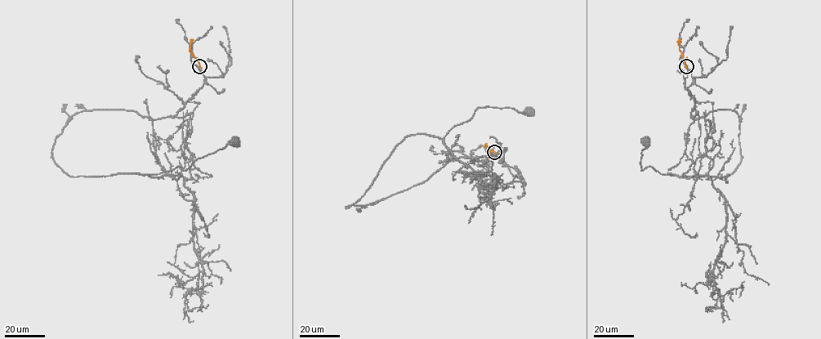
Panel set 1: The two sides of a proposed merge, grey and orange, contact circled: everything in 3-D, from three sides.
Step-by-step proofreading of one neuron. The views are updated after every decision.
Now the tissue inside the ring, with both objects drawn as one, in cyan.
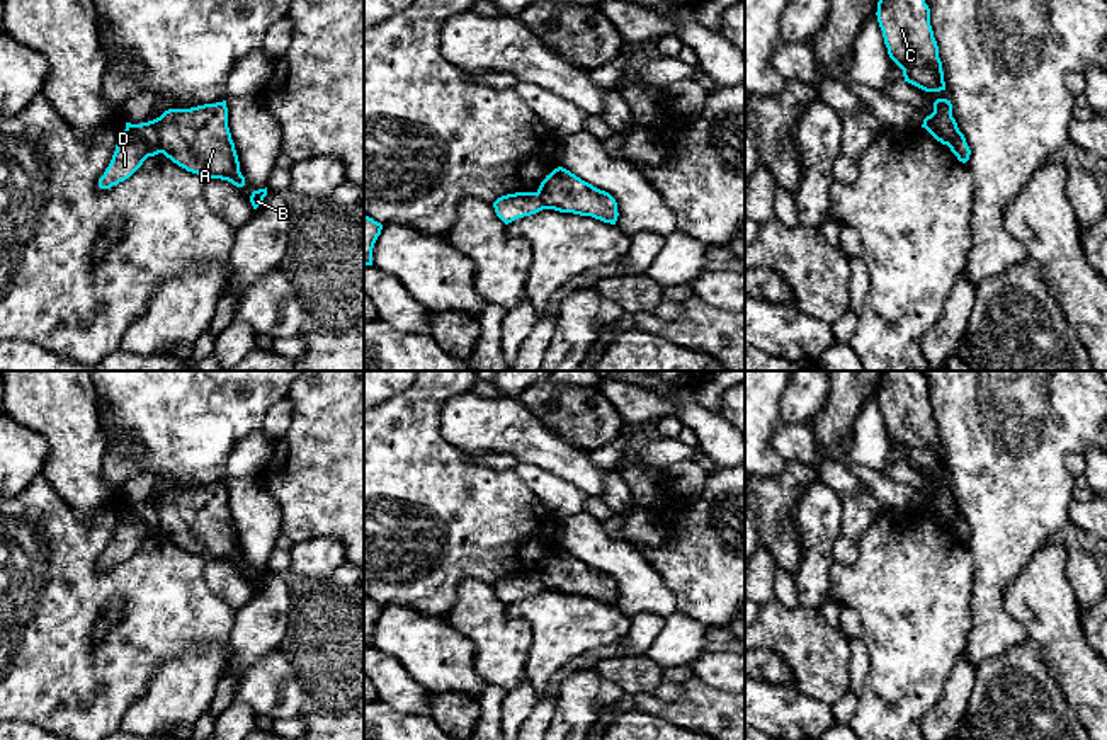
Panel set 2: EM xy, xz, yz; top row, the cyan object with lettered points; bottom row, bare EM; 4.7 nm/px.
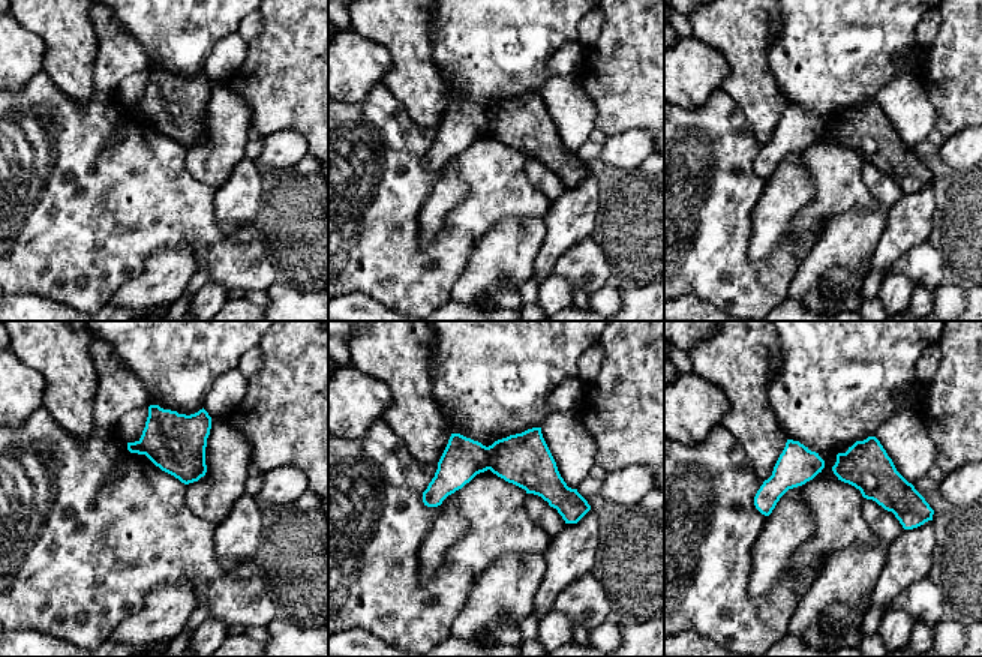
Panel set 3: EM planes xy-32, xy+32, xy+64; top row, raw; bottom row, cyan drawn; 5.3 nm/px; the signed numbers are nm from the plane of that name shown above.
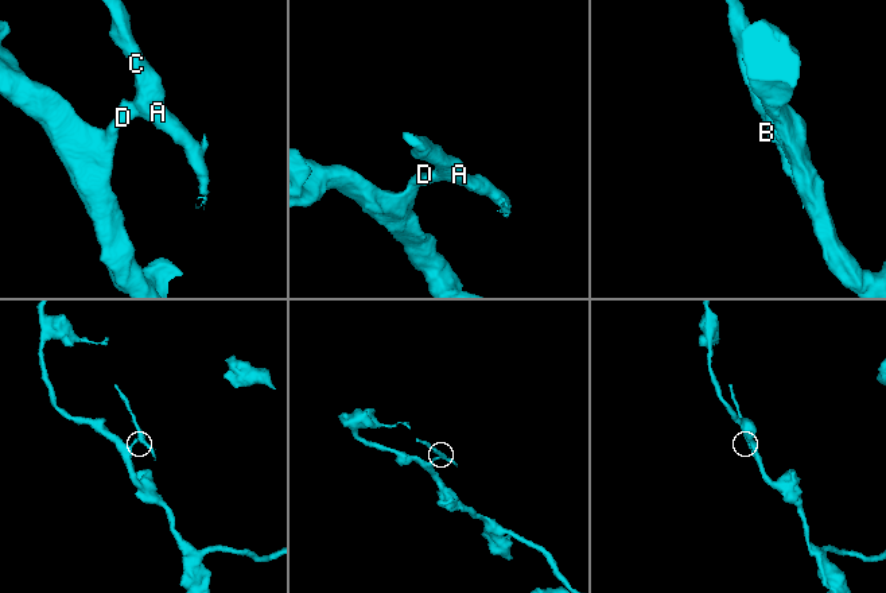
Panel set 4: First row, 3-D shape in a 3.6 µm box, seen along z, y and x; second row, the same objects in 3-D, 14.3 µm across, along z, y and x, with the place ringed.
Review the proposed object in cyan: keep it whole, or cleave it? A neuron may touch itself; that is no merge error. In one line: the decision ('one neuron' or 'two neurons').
two neurons

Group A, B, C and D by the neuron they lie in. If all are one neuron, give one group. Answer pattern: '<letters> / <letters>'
A B C / D

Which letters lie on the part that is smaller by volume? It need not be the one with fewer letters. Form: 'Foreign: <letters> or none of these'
Foreign: A, B, C

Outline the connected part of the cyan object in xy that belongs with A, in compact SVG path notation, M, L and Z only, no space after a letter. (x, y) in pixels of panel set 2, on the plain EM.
M226 481L190 490L168 490L151 502L162 534L187 553L245 566L228 509Z

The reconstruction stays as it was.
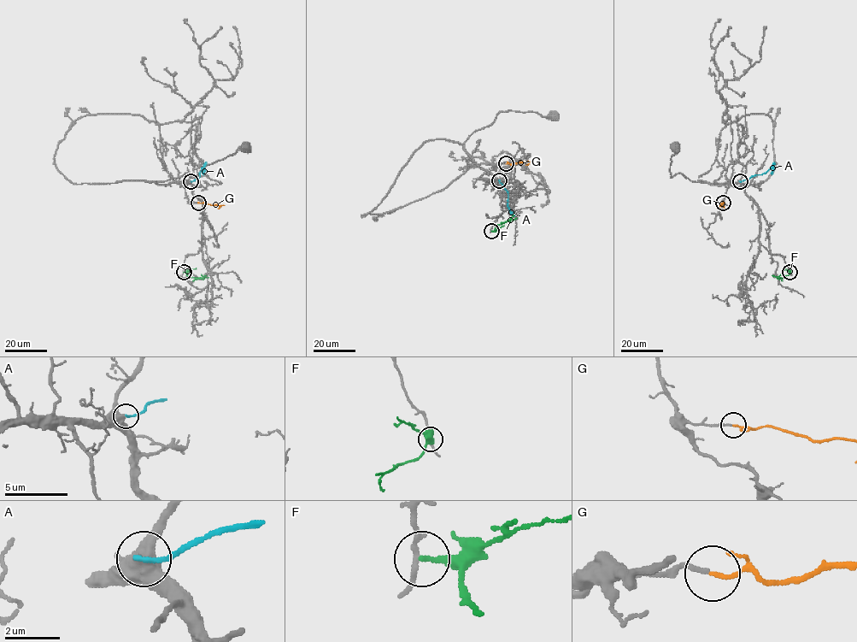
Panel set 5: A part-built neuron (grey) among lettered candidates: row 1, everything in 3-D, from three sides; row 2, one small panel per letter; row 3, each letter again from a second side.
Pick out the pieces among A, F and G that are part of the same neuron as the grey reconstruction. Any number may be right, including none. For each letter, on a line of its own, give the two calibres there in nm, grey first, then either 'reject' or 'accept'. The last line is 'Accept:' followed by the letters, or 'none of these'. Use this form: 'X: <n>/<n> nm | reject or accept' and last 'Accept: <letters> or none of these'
A: 420/170 nm | reject
F: 170/200 nm | reject
G: 160/140 nm | accept
Accept: G

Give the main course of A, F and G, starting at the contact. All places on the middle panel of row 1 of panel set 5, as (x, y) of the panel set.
A: (499, 180), (507, 192), (507, 205), (511, 213)
F: (491, 231), (510, 219), (514, 213)
G: (506, 163), (527, 161), (526, 165)

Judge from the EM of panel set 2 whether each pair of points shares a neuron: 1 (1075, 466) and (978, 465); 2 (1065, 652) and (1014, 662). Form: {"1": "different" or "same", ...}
{"1": "different", "2": "different"}

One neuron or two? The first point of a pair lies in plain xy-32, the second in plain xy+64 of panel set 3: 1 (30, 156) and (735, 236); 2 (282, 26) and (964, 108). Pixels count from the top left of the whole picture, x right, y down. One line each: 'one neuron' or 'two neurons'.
1: one neuron
2: one neuron

